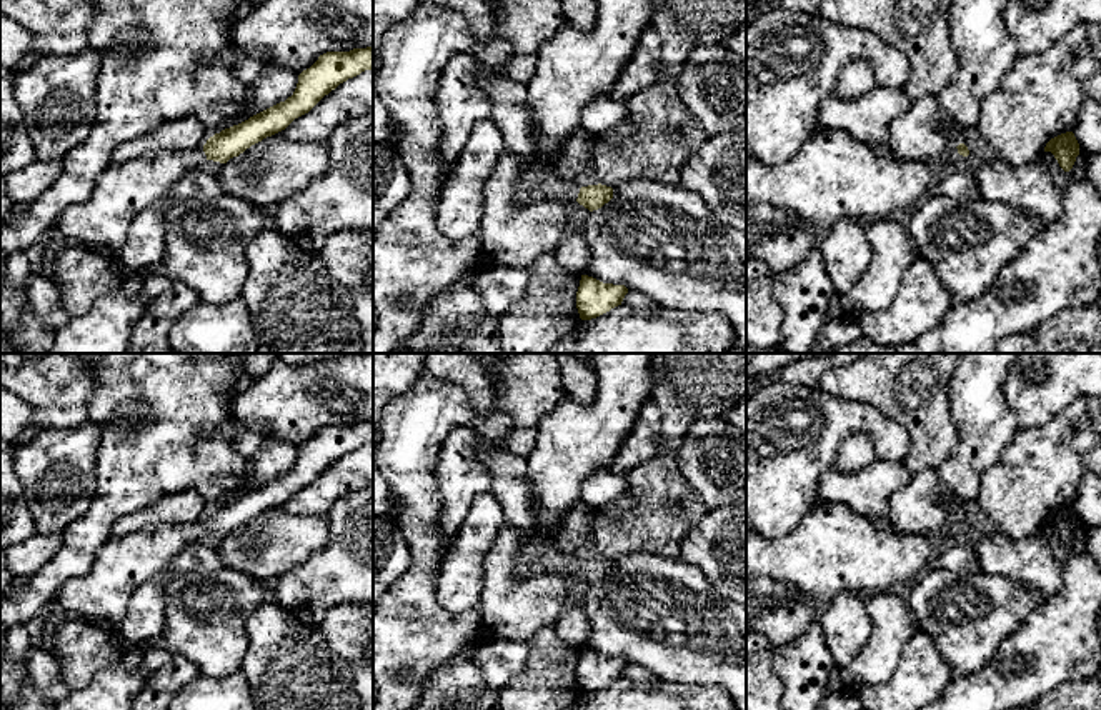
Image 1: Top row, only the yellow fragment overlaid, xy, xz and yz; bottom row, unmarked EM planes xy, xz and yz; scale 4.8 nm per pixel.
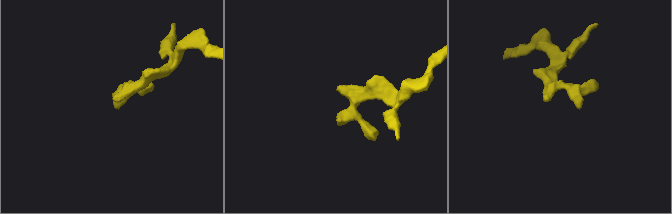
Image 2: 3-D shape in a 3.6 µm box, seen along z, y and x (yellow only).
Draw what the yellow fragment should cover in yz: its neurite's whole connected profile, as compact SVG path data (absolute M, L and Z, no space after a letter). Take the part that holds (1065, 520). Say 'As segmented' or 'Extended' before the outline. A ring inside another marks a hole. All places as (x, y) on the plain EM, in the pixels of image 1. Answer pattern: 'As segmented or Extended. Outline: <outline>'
As segmented. Outline: M1073 505L1061 507L1051 512L1044 525L1051 525L1064 545L1069 545L1079 528L1079 517Z

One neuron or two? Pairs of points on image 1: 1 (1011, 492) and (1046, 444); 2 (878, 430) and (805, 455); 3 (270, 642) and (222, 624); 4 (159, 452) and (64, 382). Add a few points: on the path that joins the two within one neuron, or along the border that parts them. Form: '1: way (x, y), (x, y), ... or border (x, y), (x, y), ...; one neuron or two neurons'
1: way (1023, 480), (1046, 455); one neuron
2: way (860, 424), (836, 424), (823, 437); one neuron
3: border (264, 600), (245, 624), (247, 650), (240, 669); two neurons
4: border (92, 370), (94, 392), (87, 420); two neurons

